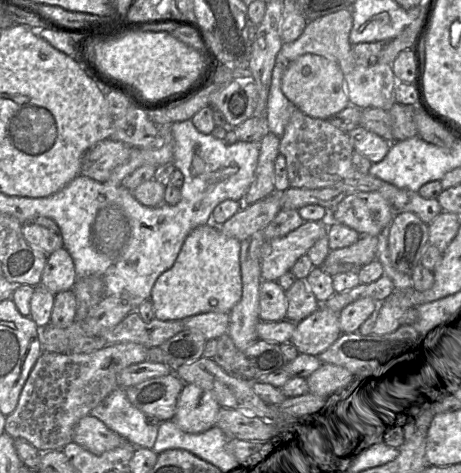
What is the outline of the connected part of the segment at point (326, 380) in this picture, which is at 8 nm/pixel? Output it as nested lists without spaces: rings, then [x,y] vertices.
[[[334,364],[321,365],[307,378],[308,393],[325,396],[333,393],[351,380],[350,373],[343,367]]]

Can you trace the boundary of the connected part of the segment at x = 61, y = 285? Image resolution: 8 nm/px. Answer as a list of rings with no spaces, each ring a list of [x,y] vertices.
[[[62,247],[49,254],[40,285],[57,294],[72,289],[75,282],[76,273],[69,252]]]

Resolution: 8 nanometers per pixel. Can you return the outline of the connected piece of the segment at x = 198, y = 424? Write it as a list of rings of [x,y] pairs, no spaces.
[[[184,383],[172,420],[184,432],[197,434],[215,425],[219,409],[220,405],[210,391]]]

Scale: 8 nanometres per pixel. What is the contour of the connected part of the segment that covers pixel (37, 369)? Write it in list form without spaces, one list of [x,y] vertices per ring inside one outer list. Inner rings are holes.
[[[133,342],[108,344],[90,353],[42,352],[20,393],[15,410],[6,417],[5,432],[22,438],[39,452],[61,450],[74,442],[78,422],[119,387],[118,375],[133,364],[147,360],[148,348]]]

